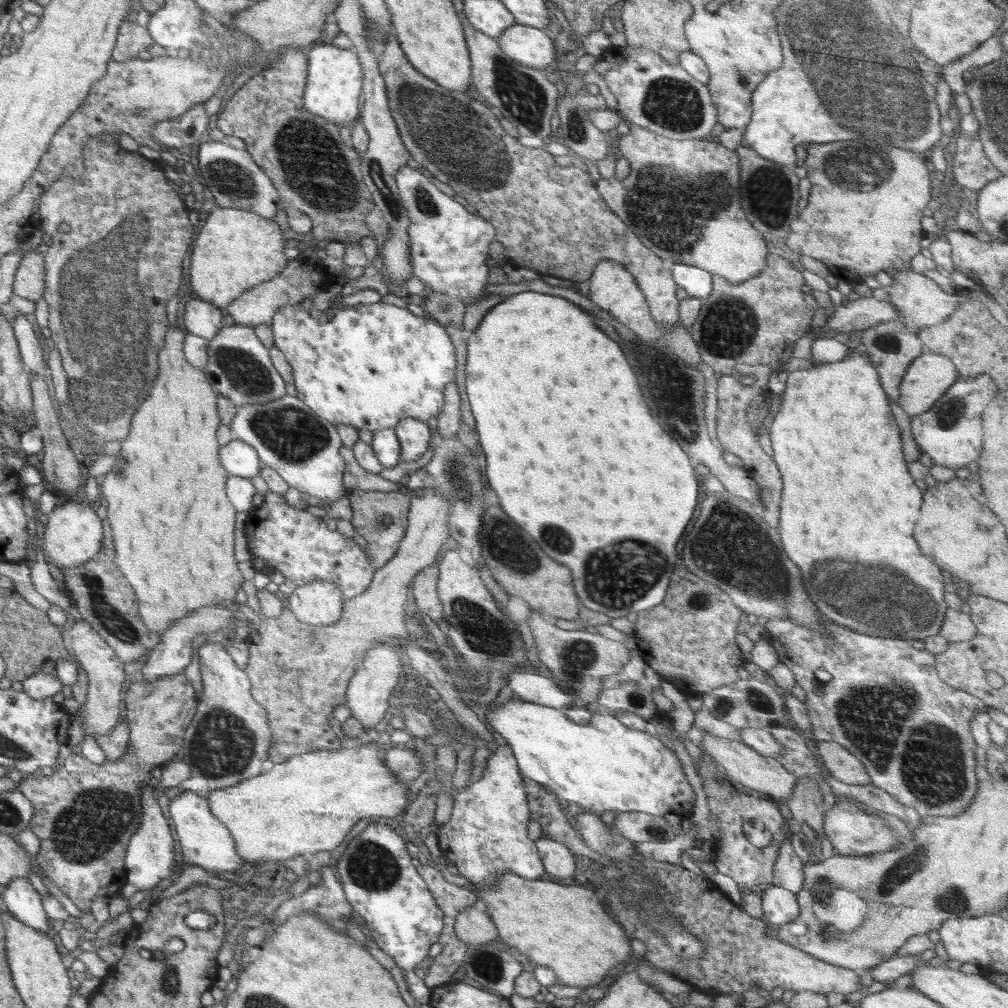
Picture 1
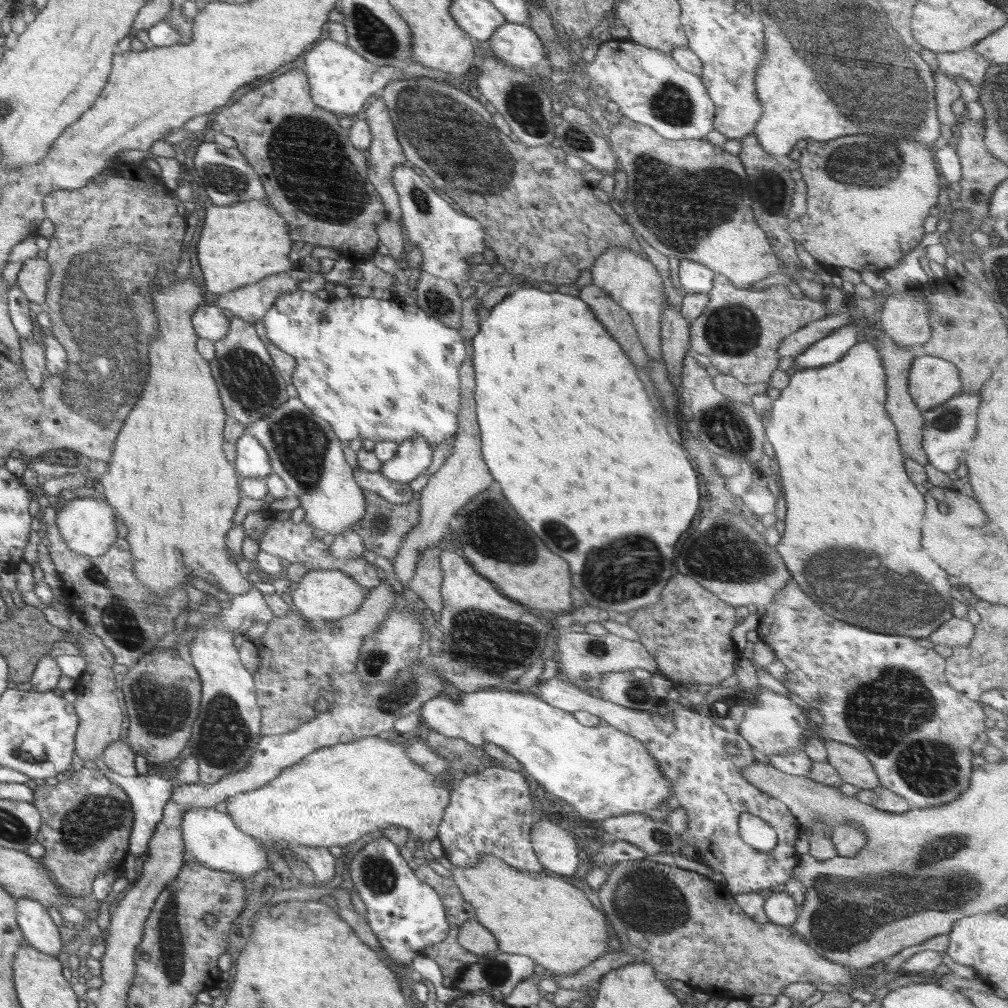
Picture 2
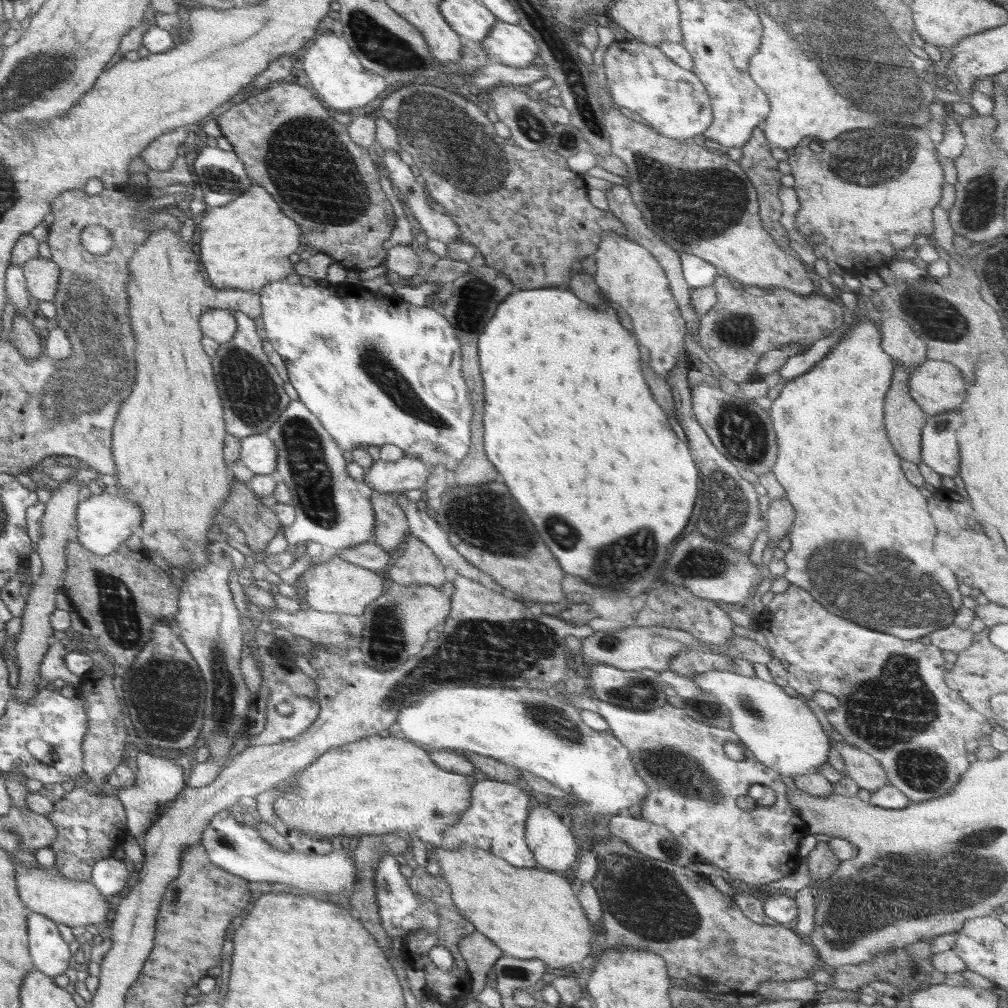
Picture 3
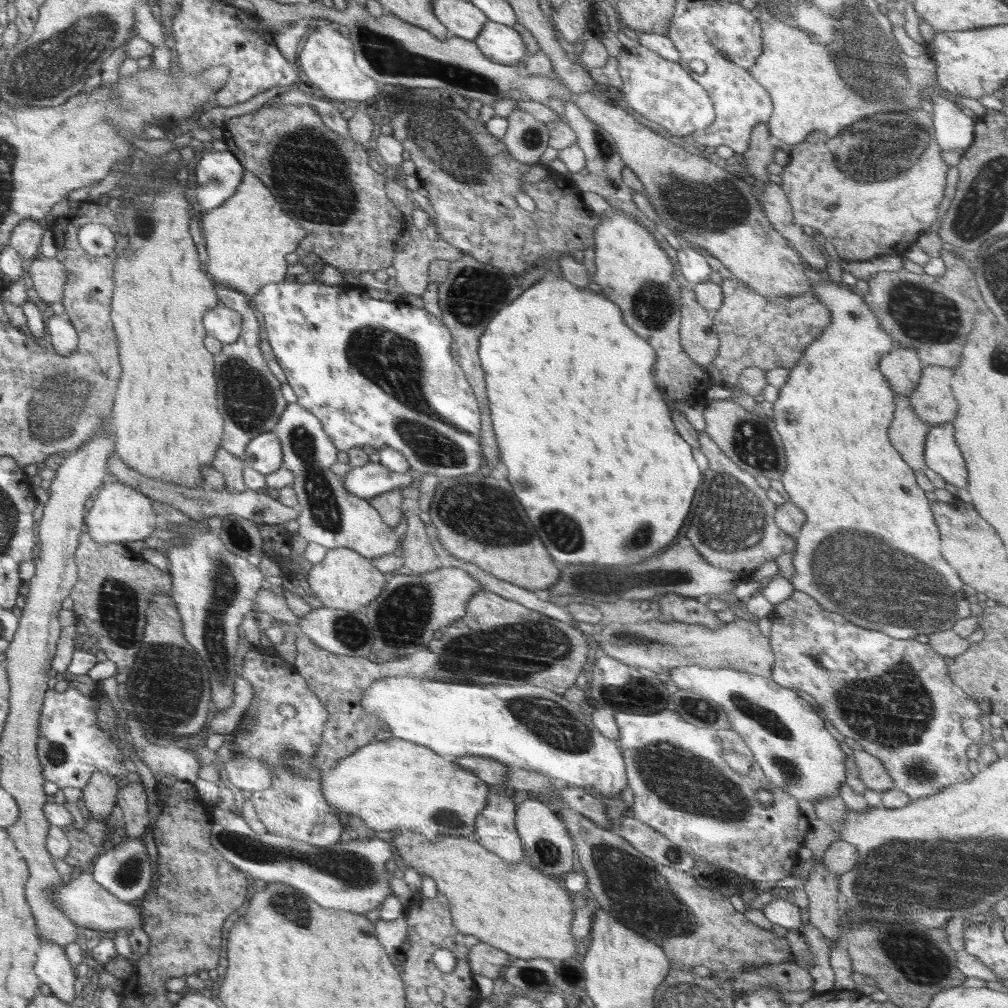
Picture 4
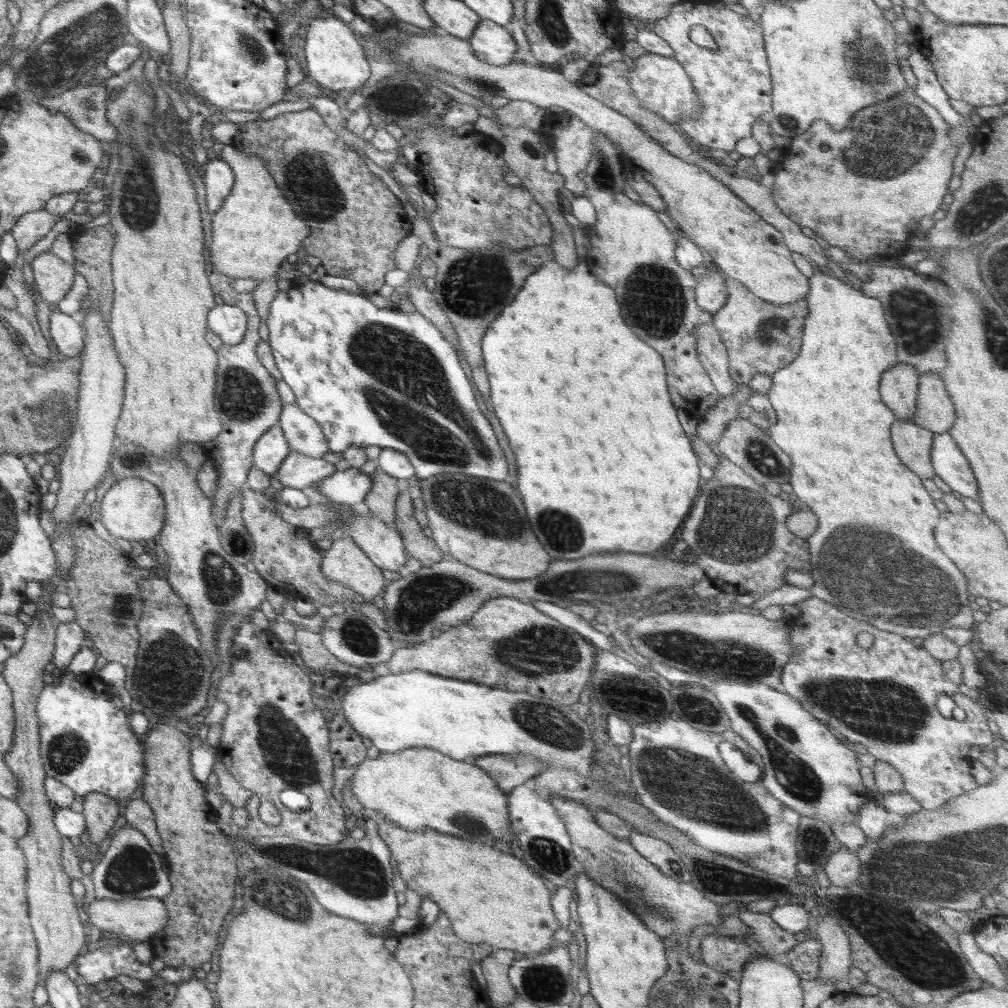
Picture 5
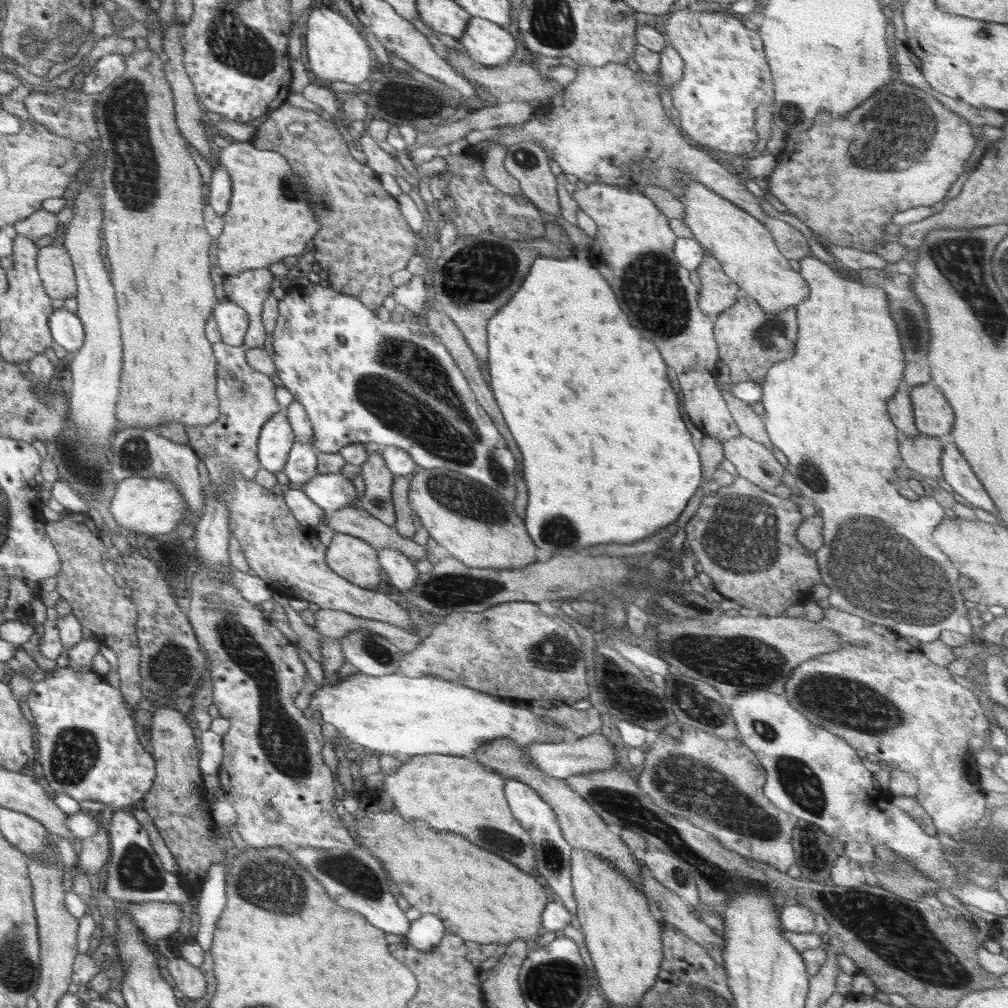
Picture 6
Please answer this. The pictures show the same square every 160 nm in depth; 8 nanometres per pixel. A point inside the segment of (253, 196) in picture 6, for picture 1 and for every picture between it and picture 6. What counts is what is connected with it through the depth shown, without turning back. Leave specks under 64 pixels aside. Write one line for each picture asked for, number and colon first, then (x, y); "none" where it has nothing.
1: (237, 250)
2: (241, 245)
3: (246, 245)
4: (247, 240)
5: (255, 233)

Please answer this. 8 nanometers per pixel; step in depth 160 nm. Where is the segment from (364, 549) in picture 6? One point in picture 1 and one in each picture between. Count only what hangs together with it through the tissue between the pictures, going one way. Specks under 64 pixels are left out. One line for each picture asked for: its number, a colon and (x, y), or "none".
1: (318, 602)
2: (322, 595)
3: (334, 585)
4: (347, 580)
5: (345, 562)

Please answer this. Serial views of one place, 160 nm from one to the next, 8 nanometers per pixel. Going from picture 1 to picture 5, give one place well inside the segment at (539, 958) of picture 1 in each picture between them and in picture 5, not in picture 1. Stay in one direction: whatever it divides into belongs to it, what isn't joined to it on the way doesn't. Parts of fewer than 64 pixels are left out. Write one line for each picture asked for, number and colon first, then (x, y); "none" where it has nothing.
2: (546, 918)
3: (529, 912)
4: (512, 906)
5: (490, 897)

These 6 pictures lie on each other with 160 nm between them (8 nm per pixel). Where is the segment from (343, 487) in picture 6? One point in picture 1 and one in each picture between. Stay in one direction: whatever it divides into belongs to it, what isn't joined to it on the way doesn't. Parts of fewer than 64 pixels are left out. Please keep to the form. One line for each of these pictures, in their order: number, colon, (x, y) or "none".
1: (414, 435)
2: (413, 457)
3: (408, 472)
4: (372, 479)
5: (350, 486)

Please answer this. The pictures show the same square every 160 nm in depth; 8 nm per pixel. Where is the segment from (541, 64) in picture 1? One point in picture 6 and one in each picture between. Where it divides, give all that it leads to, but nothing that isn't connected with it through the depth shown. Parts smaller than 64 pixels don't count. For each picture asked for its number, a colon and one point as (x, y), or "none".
2: (518, 44)
3: (510, 44)
4: (501, 43)
5: (492, 43)
6: (489, 43)

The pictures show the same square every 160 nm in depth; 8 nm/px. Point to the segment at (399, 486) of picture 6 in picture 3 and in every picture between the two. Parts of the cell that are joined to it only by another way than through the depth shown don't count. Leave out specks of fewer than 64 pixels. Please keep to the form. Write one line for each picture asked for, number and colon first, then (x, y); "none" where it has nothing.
3: (416, 564)
4: (419, 556)
5: (417, 545)

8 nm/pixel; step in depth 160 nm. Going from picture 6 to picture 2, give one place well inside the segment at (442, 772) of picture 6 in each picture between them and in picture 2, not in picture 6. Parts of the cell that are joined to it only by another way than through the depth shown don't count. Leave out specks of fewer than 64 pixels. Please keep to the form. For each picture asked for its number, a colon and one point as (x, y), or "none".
2: (335, 795)
3: (376, 785)
4: (397, 784)
5: (418, 788)

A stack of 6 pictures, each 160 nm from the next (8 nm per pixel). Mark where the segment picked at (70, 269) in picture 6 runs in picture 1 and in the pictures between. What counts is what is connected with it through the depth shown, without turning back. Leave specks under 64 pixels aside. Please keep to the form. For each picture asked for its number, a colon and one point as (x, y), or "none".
1: (28, 283)
2: (33, 278)
3: (42, 276)
4: (49, 277)
5: (54, 278)

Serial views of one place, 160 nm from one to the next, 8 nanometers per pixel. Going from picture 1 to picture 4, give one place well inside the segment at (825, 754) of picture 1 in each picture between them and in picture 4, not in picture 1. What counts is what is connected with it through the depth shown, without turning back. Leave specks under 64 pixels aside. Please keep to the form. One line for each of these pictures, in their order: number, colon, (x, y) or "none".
2: (851, 765)
3: (867, 772)
4: (871, 771)

